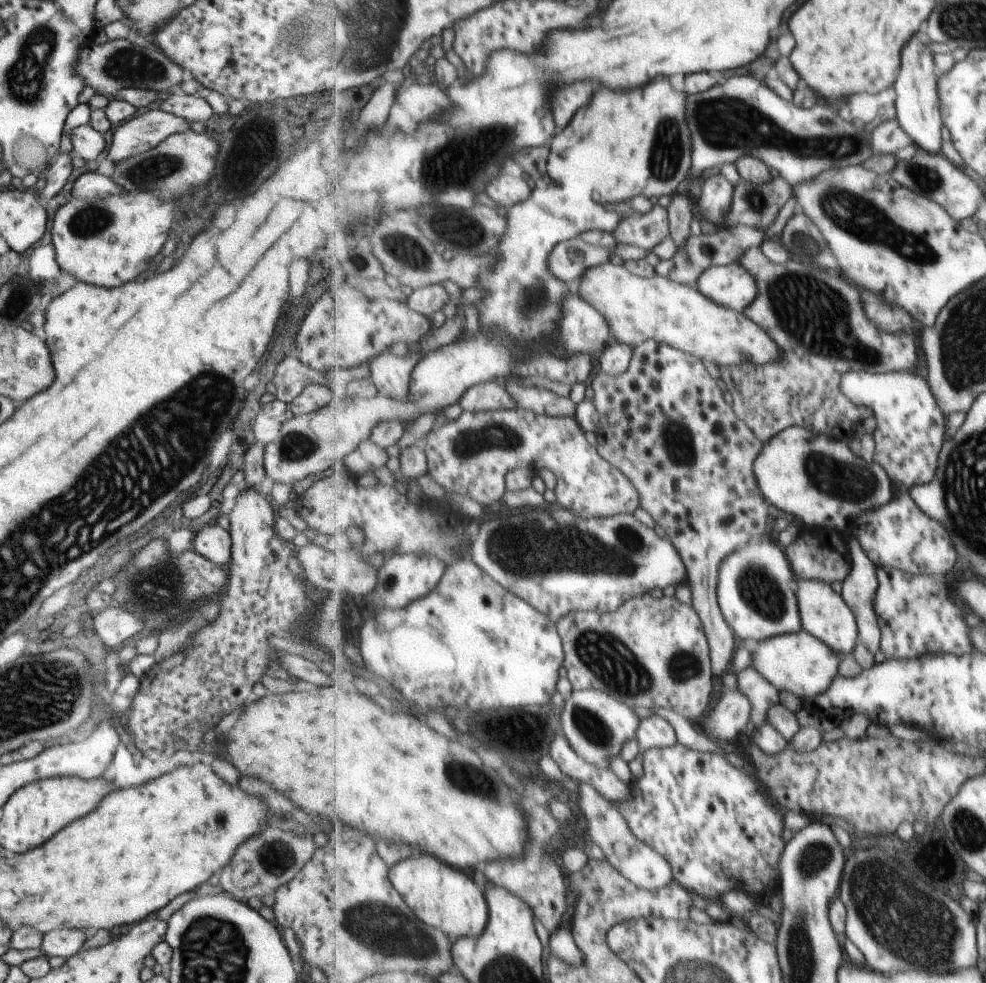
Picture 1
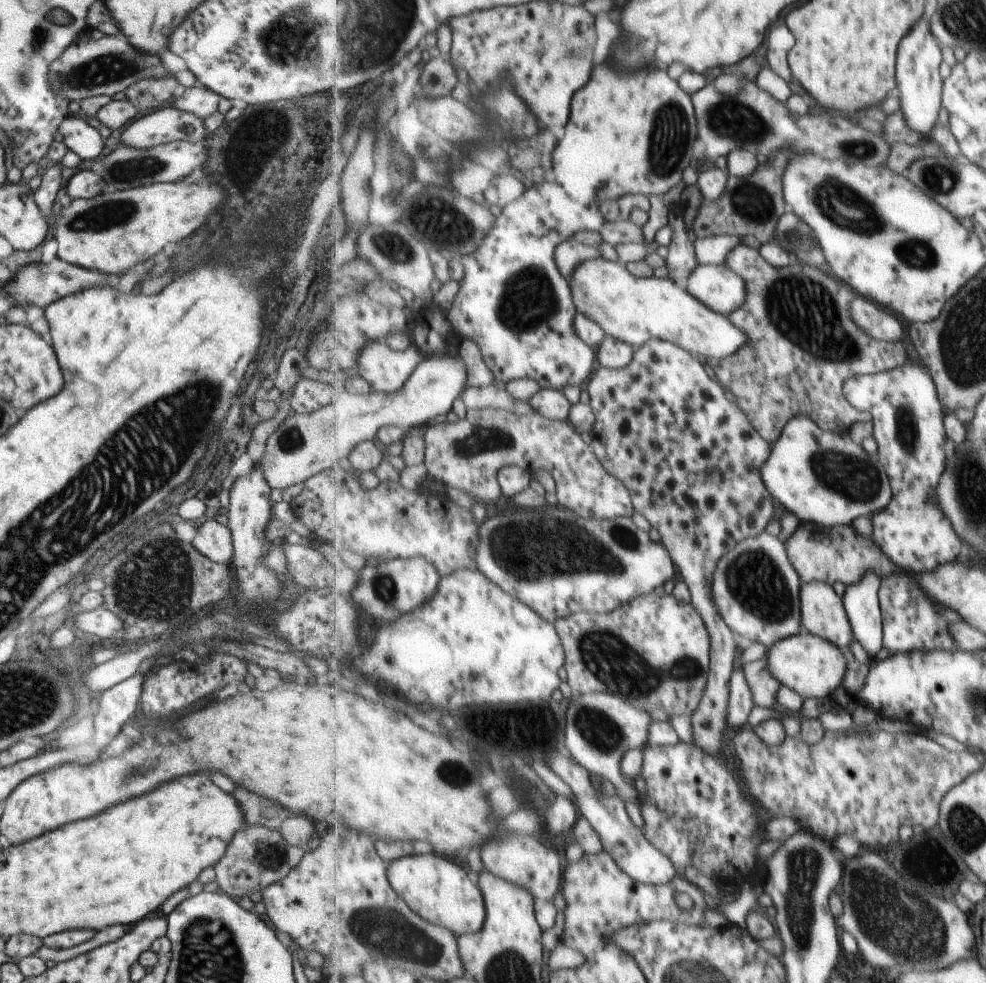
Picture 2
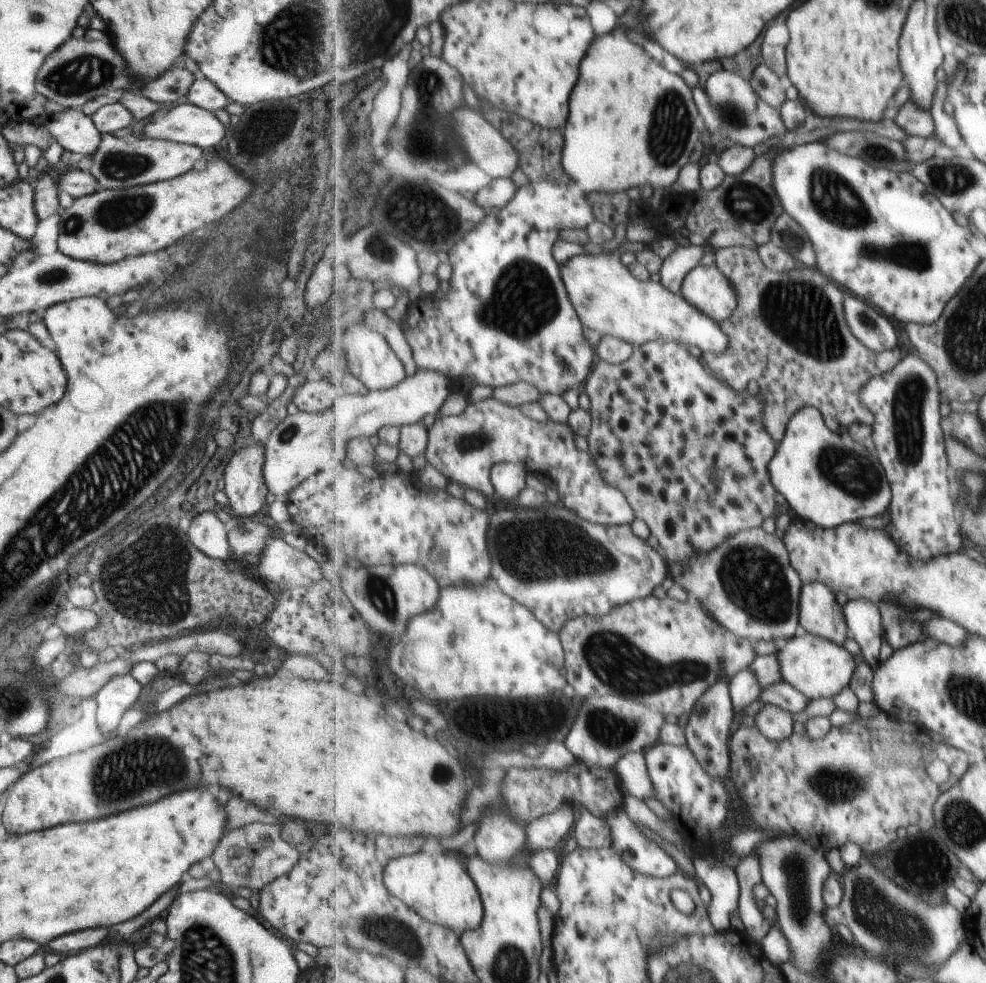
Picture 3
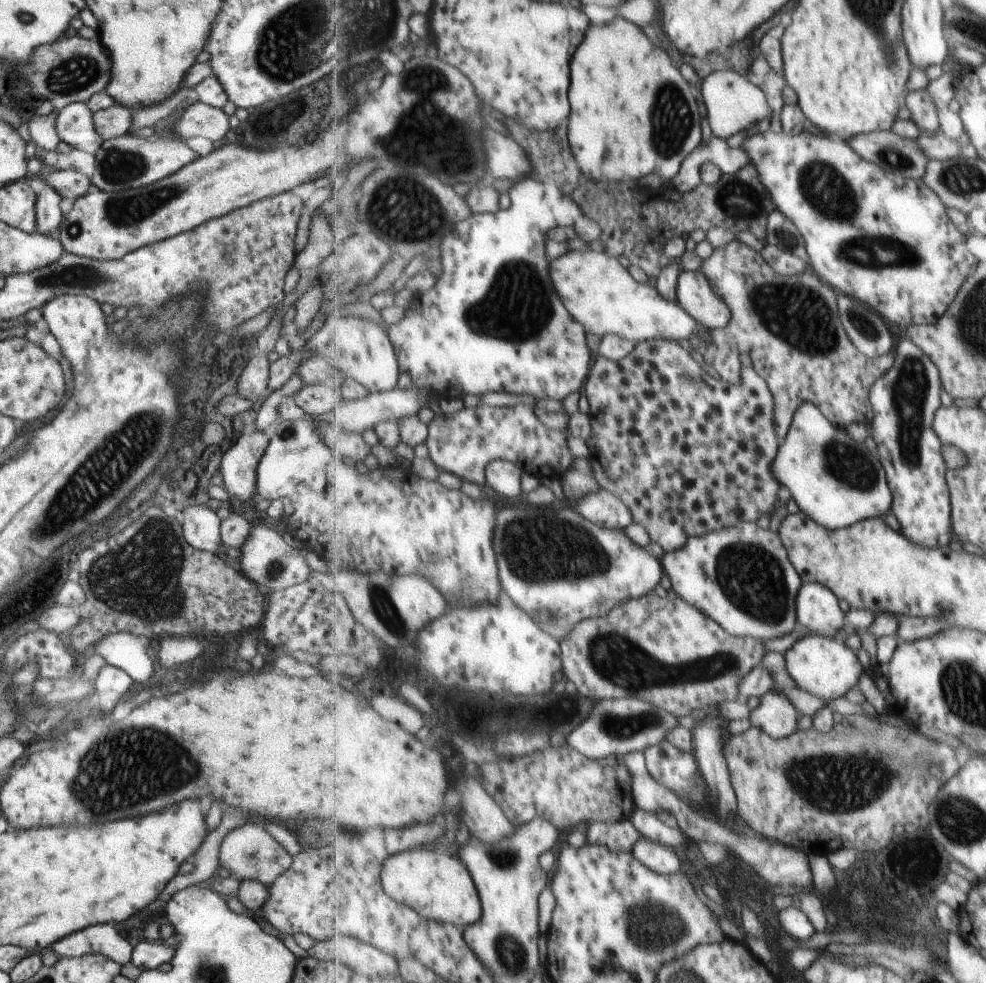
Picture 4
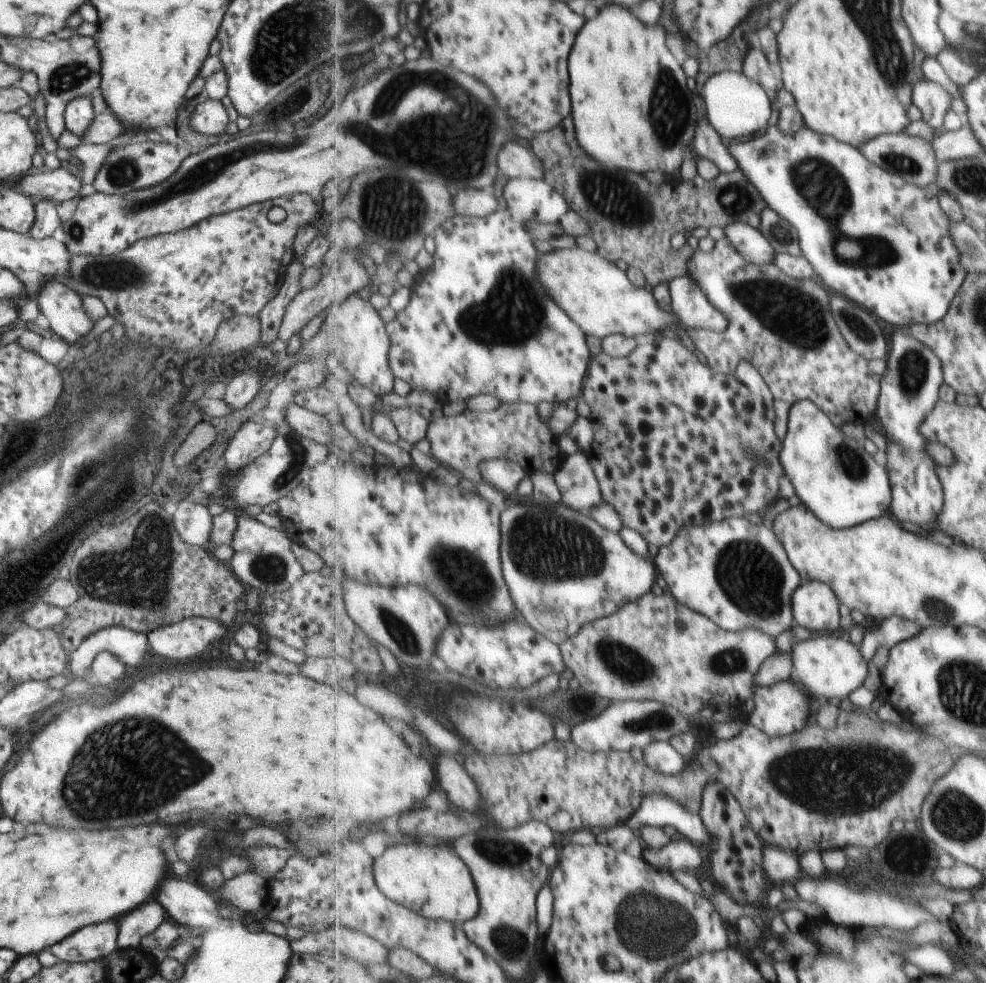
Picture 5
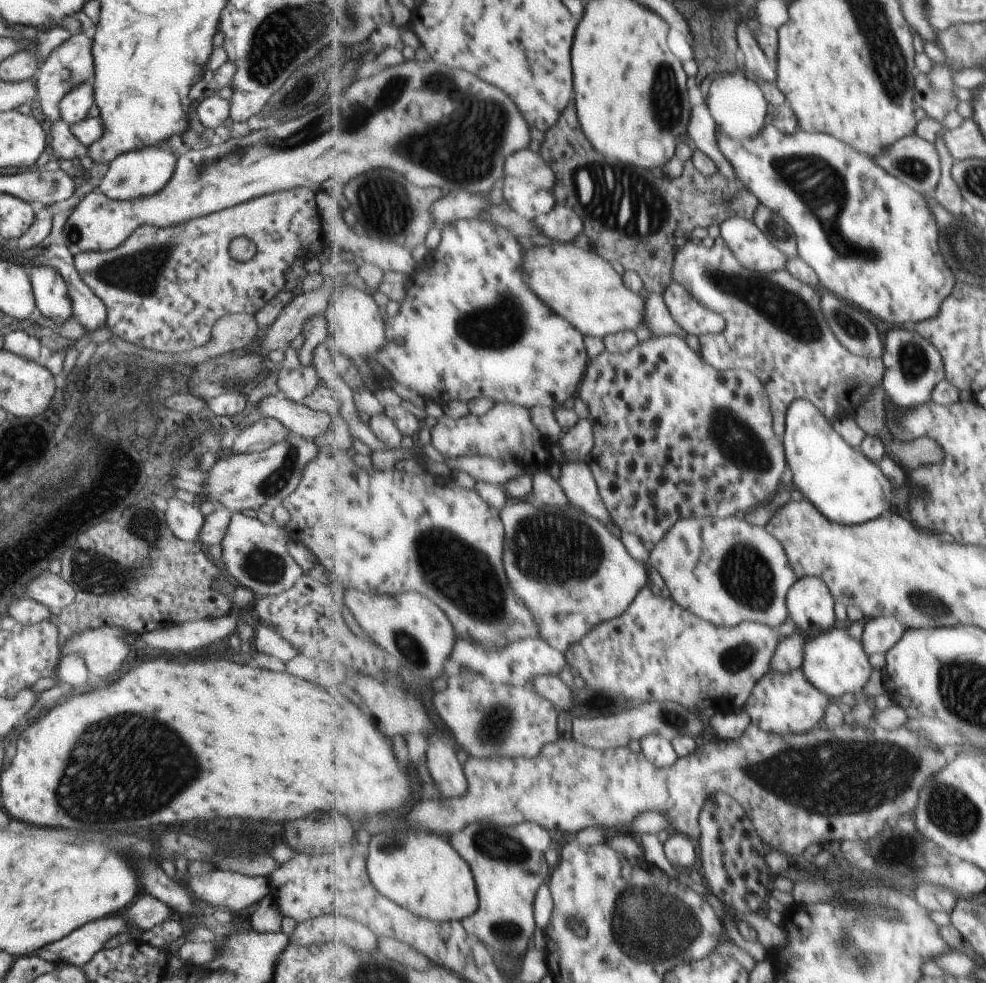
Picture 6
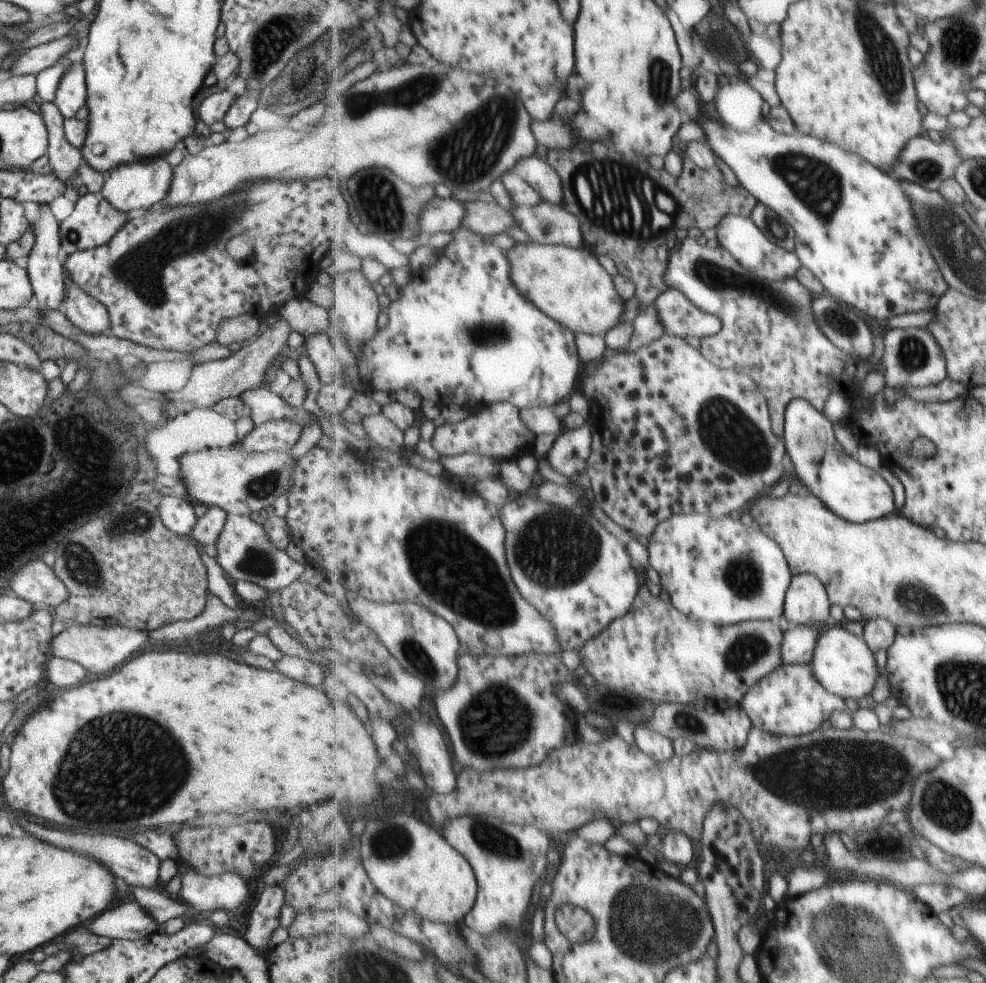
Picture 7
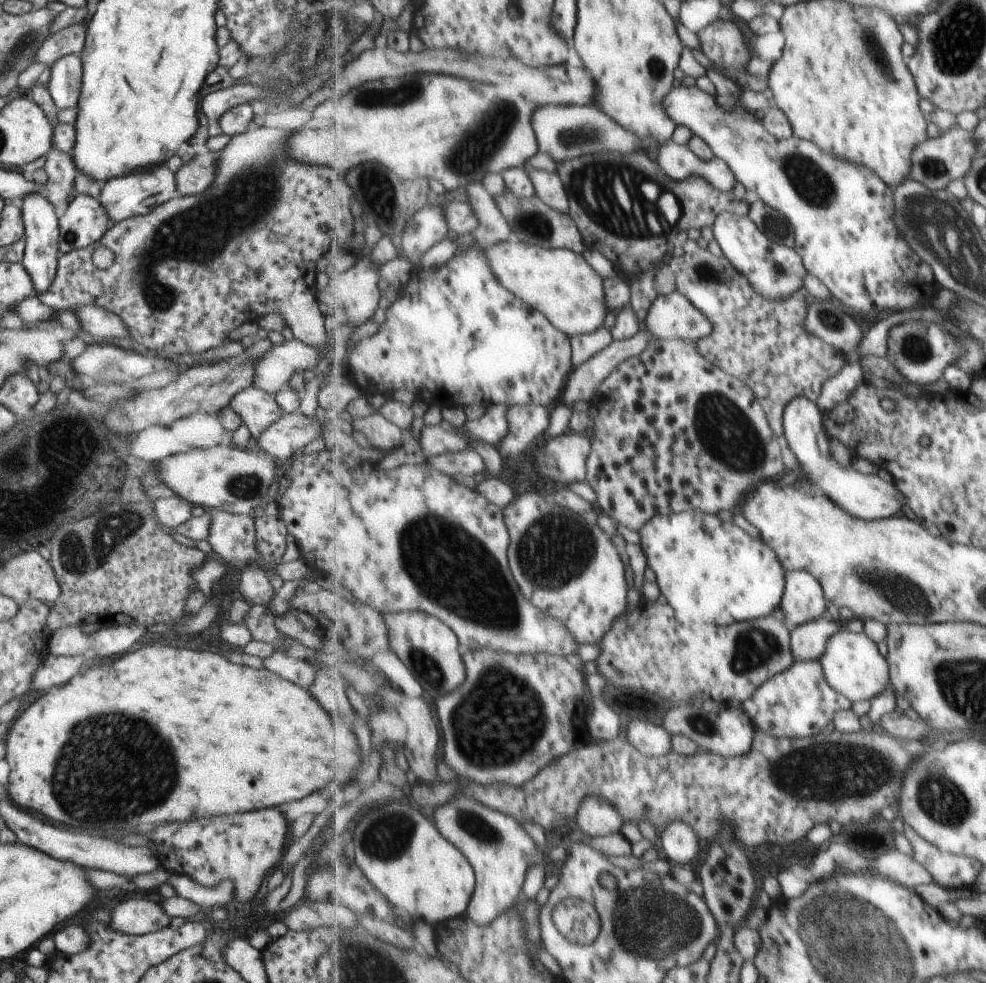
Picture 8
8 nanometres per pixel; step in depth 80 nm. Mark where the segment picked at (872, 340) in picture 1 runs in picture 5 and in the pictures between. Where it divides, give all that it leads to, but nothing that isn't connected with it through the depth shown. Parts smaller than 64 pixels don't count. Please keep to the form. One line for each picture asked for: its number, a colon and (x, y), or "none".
2: (798, 302)
3: (813, 340)
4: (790, 326)
5: (785, 327)

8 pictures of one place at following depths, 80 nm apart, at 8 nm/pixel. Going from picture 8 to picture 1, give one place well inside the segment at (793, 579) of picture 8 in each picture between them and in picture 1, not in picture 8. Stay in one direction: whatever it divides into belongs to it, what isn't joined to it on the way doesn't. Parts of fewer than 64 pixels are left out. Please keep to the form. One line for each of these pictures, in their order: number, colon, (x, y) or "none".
1: (826, 614)
2: (823, 613)
3: (820, 614)
4: (818, 609)
5: (816, 606)
6: (812, 605)
7: (808, 603)

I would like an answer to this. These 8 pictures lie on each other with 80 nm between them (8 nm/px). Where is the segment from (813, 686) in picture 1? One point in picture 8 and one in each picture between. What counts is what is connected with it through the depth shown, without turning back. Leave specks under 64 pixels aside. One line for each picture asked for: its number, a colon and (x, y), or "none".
2: (812, 665)
3: (820, 668)
4: (826, 667)
5: (830, 666)
6: (835, 663)
7: (844, 664)
8: (853, 665)

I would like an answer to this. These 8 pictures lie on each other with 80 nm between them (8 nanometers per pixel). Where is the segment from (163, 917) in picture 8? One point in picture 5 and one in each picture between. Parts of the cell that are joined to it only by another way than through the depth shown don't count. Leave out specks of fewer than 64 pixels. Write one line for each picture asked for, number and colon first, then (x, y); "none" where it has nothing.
5: (93, 942)
6: (77, 948)
7: (128, 921)

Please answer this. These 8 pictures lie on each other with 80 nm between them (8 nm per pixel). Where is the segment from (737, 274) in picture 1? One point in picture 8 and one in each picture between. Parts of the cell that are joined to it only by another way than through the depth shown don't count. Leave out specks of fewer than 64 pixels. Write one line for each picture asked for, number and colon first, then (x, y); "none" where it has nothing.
2: (720, 288)
3: (706, 288)
4: (693, 292)
5: (689, 301)
6: (696, 319)
7: (680, 316)
8: (672, 316)

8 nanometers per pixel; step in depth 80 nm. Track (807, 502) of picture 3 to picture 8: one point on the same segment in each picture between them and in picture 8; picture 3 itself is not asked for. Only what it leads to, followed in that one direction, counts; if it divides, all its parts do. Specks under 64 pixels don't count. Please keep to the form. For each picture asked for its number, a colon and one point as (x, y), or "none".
4: (837, 482)
5: (842, 484)
6: (848, 488)
7: (856, 493)
8: (870, 497)

